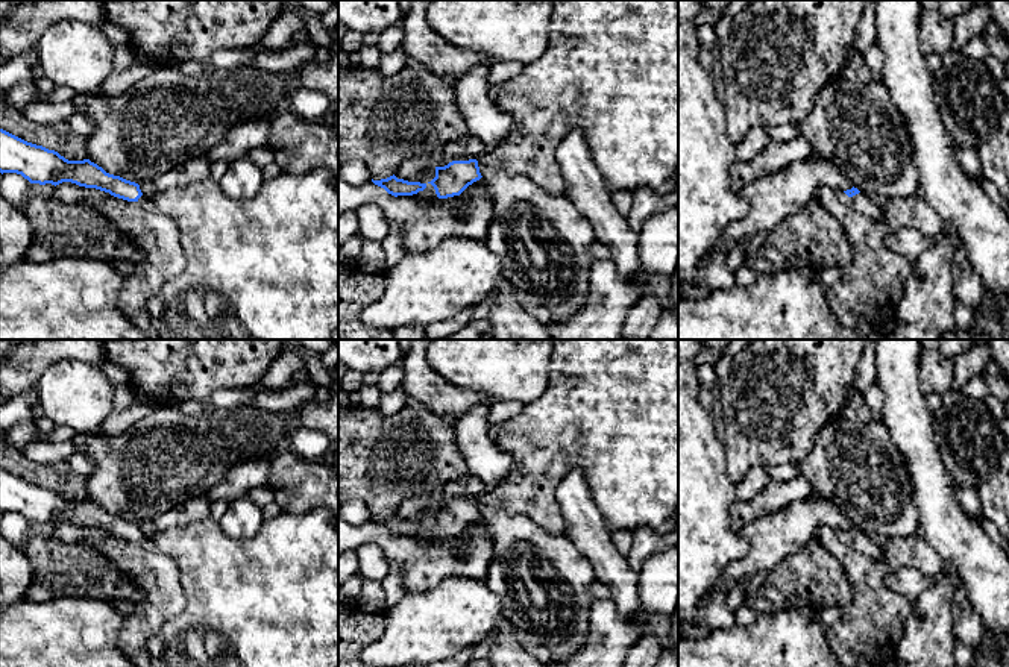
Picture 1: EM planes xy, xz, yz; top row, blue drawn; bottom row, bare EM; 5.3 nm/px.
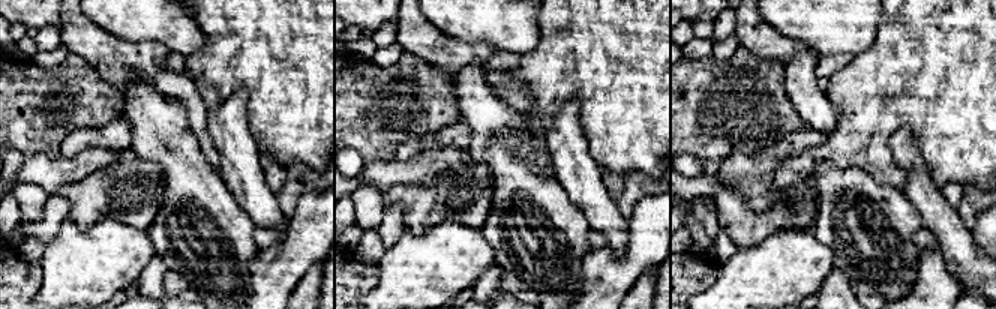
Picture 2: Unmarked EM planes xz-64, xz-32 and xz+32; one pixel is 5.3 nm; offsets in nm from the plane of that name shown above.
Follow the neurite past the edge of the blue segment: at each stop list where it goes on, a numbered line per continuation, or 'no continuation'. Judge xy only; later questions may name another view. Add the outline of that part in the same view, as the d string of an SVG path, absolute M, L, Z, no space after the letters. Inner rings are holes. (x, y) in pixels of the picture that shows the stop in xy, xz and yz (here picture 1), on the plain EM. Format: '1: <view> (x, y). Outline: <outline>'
1: xy (272, 601). Outline: M316 508L303 514L282 512L264 520L252 538L228 537L217 520L206 518L187 526L174 526L155 535L141 535L138 544L150 552L170 556L181 573L188 603L182 612L164 623L147 641L147 652L153 667L338 667L338 521L326 508Z

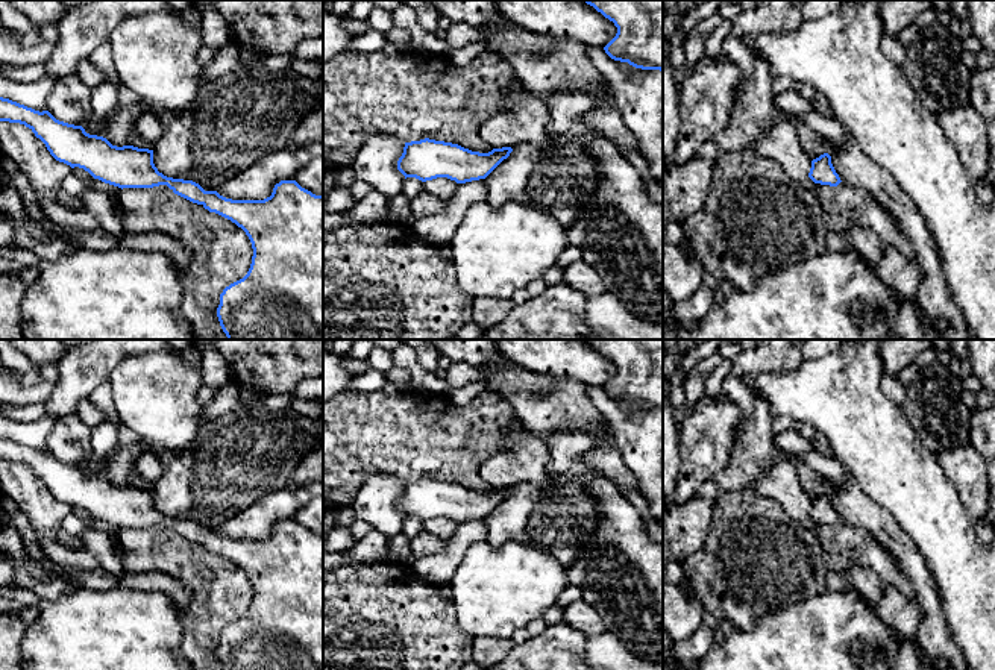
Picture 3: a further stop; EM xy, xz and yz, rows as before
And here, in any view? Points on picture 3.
no continuation

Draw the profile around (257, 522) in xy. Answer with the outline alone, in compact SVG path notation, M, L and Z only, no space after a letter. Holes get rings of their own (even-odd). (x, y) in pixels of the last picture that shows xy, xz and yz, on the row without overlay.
M294 488L276 490L226 520L217 532L232 540L264 540L281 520L294 520L300 508Z

